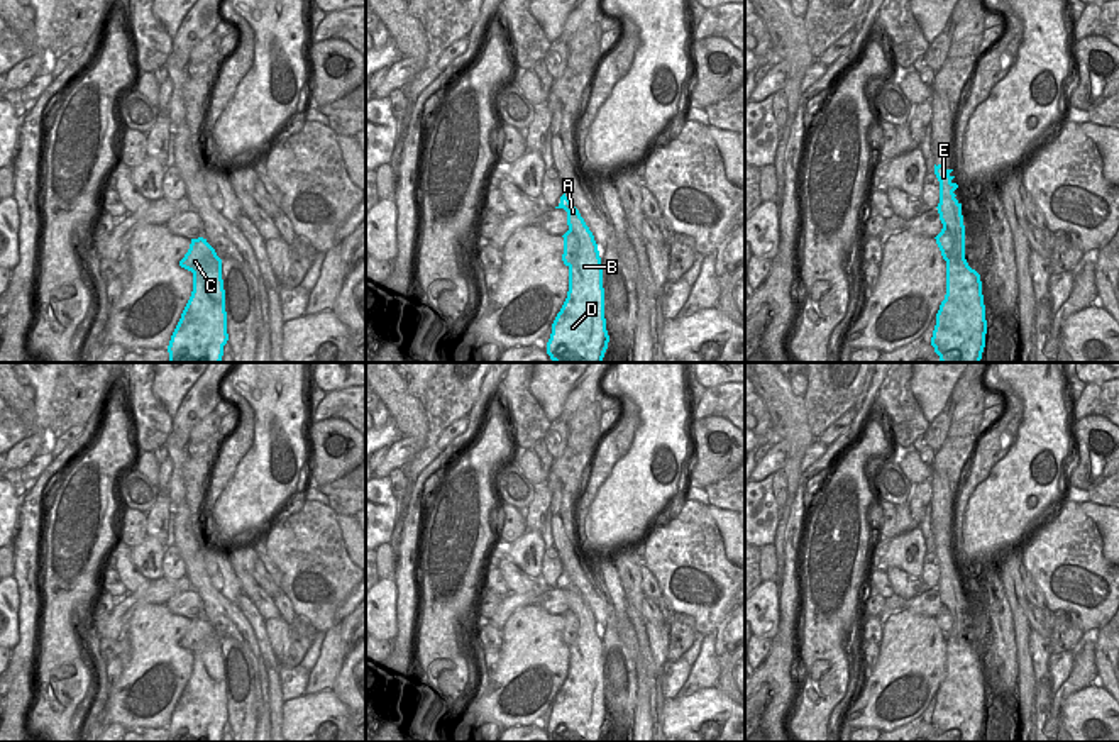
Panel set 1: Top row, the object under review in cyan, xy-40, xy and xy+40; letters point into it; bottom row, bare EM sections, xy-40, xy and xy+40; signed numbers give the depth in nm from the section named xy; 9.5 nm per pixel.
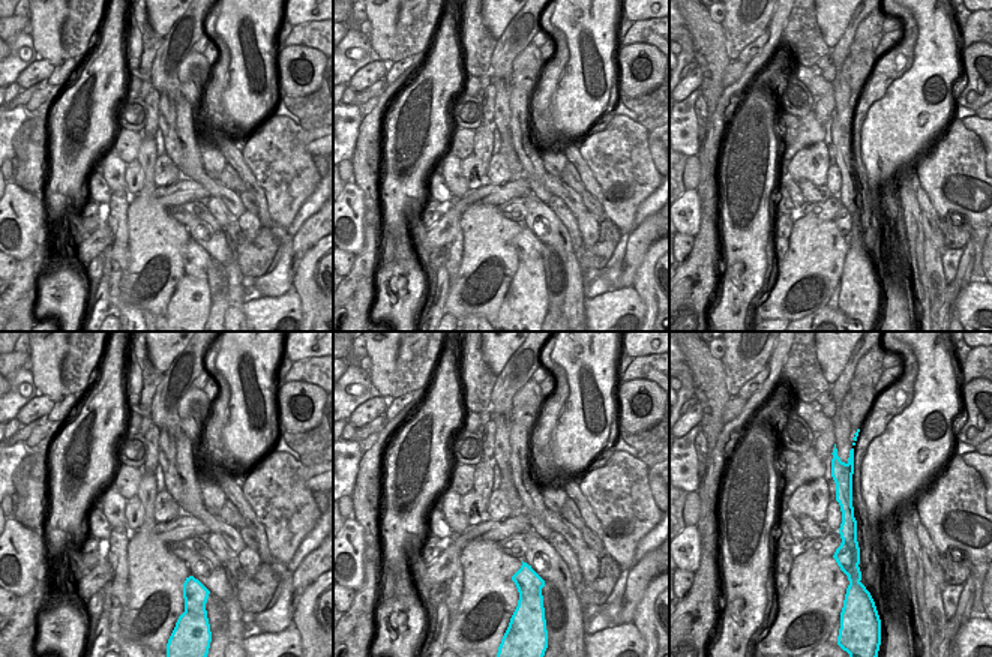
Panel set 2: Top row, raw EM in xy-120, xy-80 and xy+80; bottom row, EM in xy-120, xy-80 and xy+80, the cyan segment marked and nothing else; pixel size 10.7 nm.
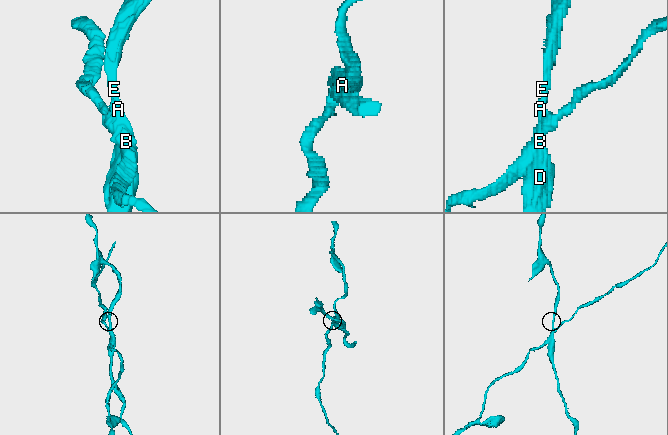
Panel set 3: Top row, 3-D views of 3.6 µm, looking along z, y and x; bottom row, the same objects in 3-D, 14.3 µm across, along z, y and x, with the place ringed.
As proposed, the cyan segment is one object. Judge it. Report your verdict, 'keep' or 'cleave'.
cleave

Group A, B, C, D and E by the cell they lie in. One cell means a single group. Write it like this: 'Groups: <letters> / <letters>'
Groups: A B D E / C

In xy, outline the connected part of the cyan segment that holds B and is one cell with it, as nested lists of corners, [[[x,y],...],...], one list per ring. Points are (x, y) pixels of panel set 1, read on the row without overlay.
[[[565,573],[560,576],[560,583],[555,588],[564,588],[567,591],[569,610],[576,613],[582,625],[577,632],[577,639],[569,645],[569,671],[552,703],[547,734],[554,742],[603,742],[609,715],[604,698],[603,644],[598,623],[579,590],[571,583]]]

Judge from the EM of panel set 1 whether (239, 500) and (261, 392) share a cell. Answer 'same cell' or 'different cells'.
same cell

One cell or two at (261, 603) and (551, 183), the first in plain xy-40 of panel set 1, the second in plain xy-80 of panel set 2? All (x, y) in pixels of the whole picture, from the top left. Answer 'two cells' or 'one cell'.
one cell

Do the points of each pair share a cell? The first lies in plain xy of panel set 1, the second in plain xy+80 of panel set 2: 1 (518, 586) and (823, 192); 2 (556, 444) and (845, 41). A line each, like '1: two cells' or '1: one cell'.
1: one cell
2: one cell

